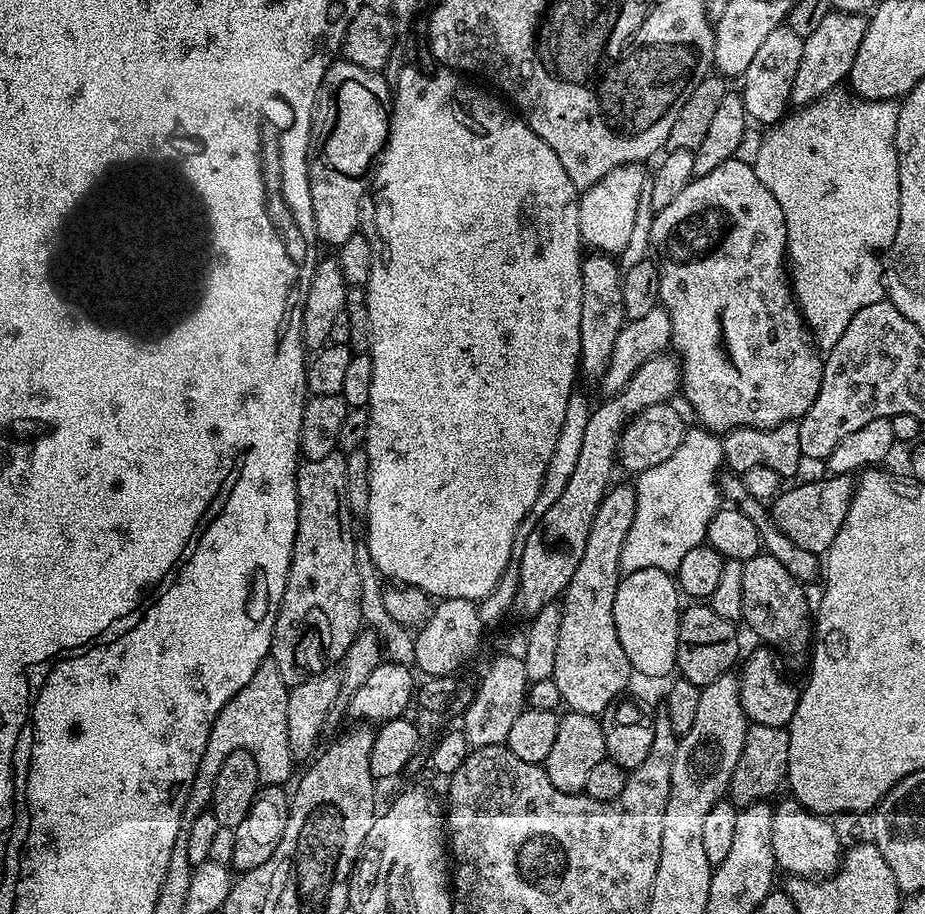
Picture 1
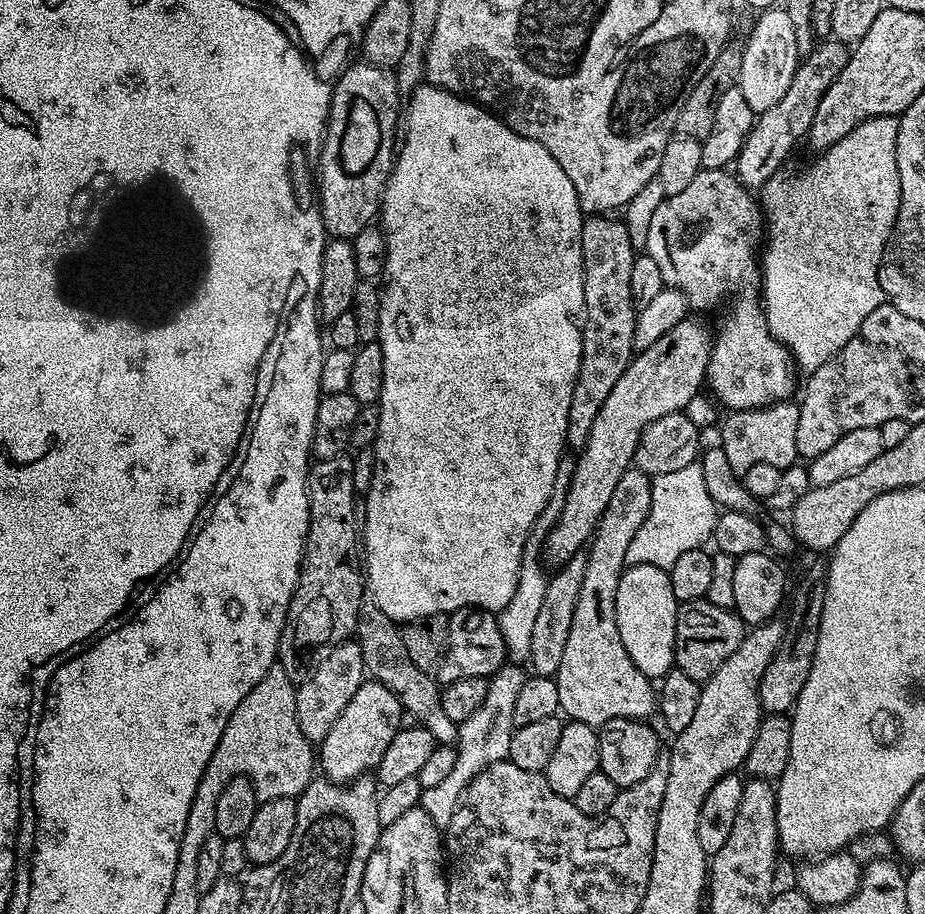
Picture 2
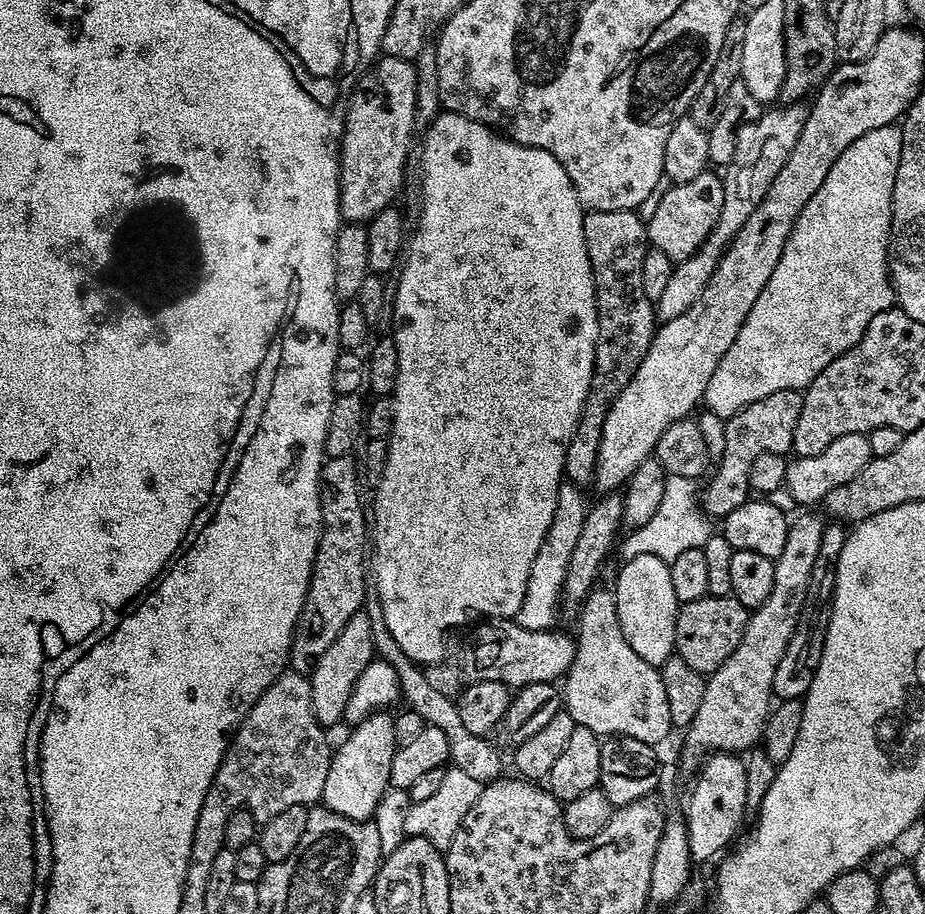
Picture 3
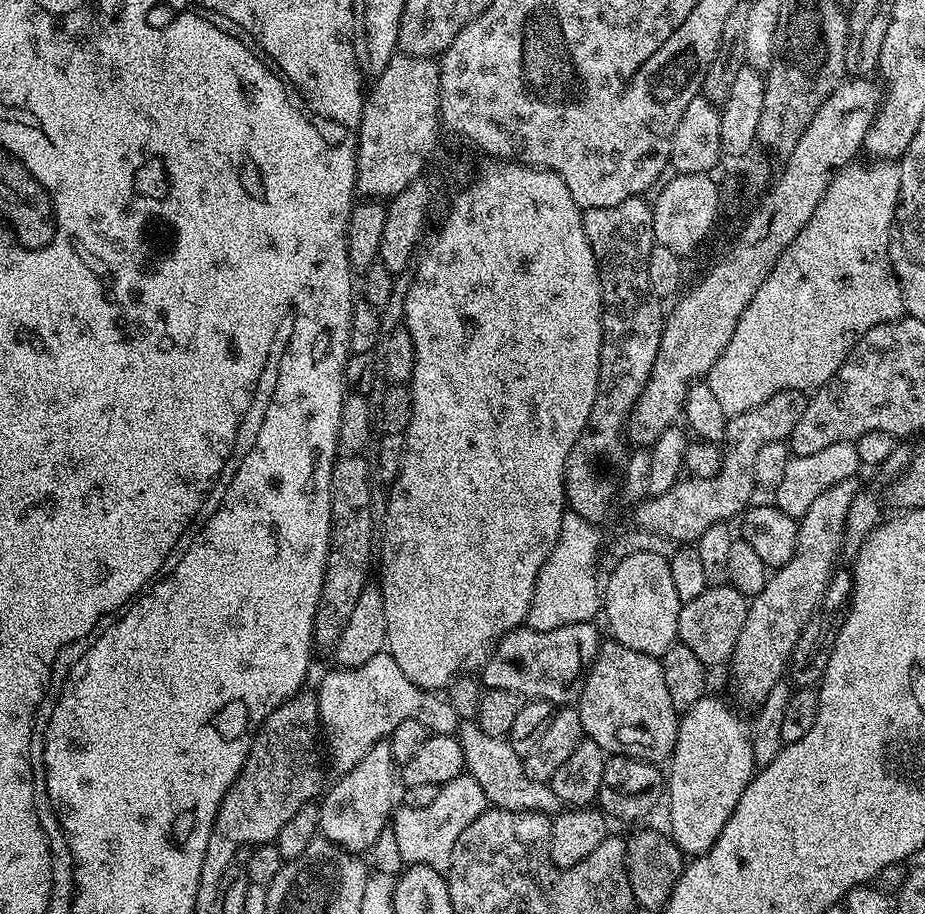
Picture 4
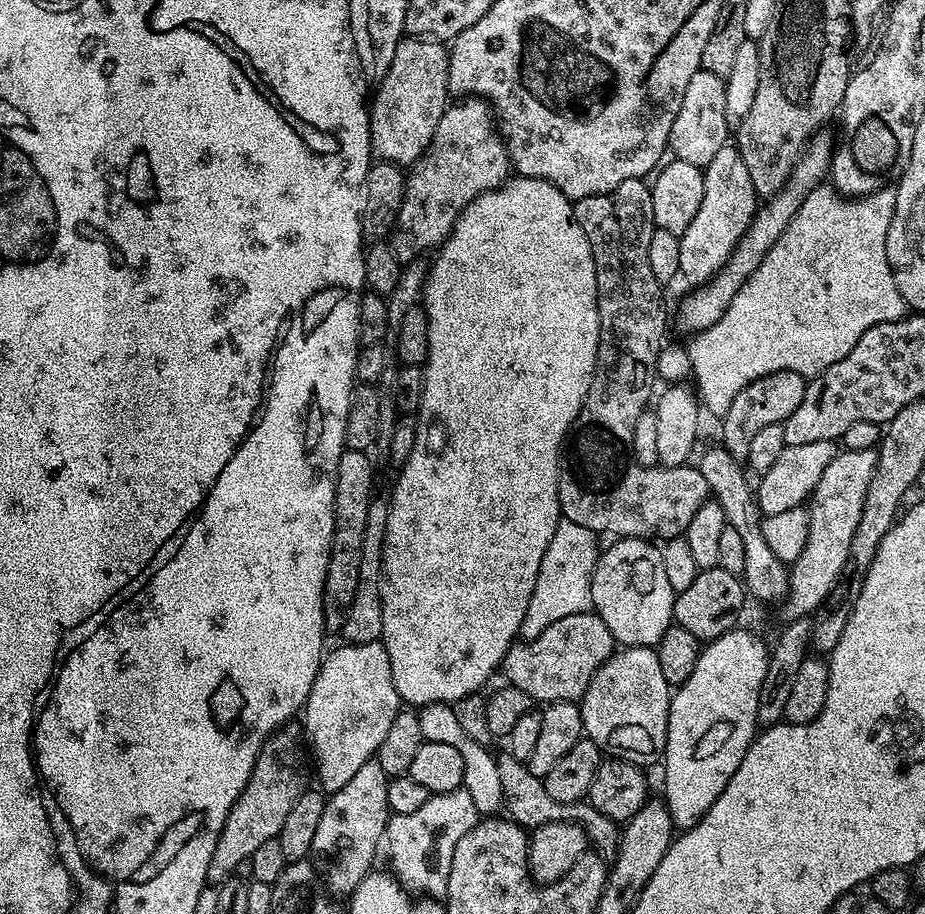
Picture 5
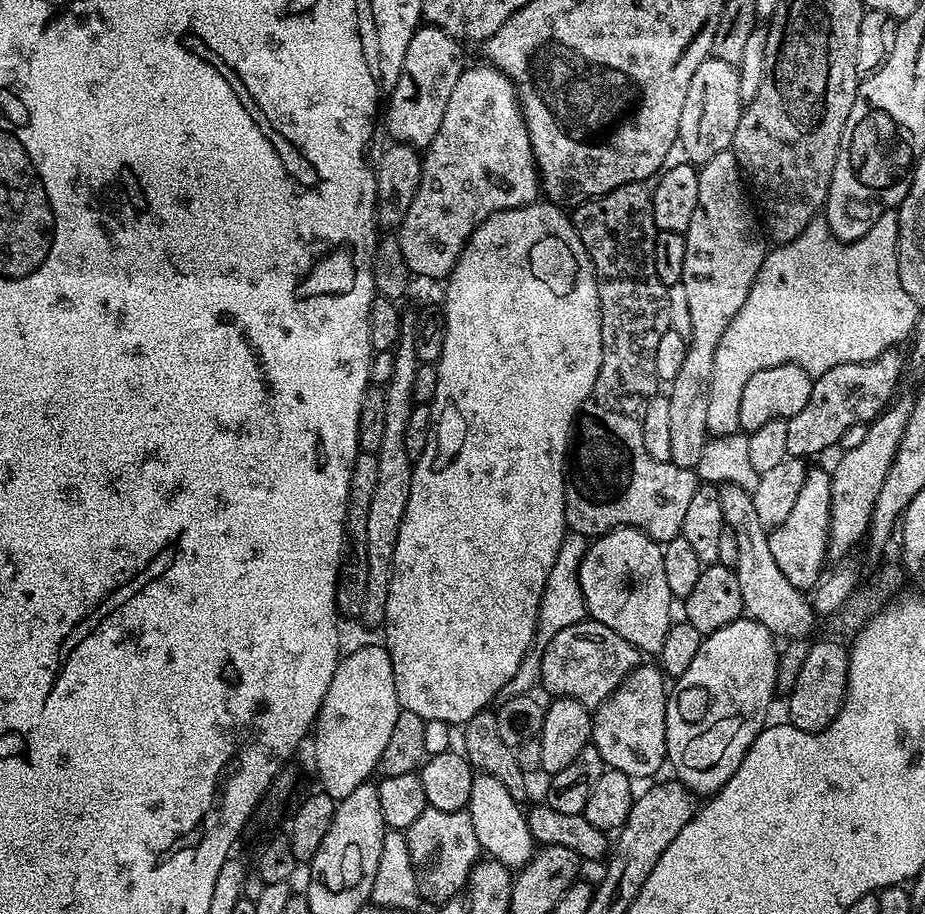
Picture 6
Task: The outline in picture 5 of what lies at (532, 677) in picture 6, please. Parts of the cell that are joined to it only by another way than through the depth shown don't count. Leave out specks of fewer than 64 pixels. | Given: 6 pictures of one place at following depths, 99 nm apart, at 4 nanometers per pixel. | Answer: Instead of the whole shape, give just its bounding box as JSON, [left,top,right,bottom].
[520,519,602,641]

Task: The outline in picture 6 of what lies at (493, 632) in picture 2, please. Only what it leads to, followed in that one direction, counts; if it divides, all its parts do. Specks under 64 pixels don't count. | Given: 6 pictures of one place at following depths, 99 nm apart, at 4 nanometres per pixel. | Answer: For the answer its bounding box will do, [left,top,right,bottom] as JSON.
[539,618,641,710]

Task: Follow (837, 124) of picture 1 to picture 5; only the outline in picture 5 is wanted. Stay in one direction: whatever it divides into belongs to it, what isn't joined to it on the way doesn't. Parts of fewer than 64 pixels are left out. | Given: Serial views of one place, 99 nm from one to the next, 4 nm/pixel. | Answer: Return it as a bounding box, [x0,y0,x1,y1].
[687,187,906,415]

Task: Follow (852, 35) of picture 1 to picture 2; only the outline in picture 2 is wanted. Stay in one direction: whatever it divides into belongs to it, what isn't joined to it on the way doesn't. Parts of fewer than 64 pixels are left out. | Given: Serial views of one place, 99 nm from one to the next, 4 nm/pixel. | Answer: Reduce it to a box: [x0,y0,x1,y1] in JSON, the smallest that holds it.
[734,38,849,190]

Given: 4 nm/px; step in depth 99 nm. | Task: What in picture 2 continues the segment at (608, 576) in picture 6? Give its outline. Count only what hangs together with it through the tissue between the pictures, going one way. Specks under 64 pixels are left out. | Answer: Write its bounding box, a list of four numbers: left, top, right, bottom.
[616,566,678,678]

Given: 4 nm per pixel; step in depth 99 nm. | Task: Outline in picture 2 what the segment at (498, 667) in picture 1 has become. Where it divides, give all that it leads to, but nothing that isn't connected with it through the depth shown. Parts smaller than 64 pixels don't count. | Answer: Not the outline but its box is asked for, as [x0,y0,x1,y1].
[419,663,528,828]

